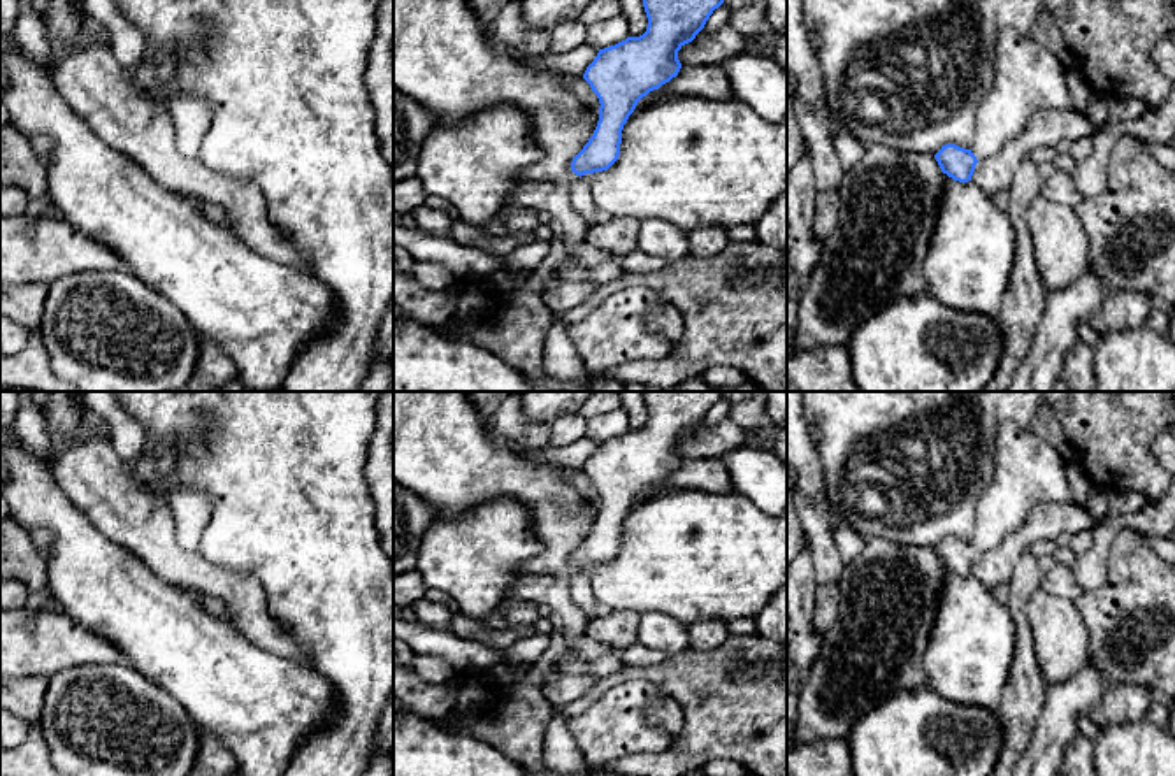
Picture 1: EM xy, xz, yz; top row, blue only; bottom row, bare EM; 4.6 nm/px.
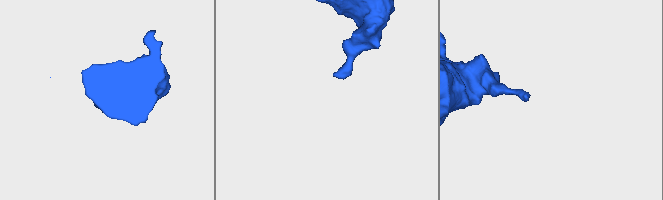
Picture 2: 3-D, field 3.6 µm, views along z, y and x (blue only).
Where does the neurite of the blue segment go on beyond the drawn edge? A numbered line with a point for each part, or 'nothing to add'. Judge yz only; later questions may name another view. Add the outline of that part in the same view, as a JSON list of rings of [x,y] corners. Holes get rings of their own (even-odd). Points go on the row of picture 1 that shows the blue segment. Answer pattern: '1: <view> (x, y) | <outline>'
1: yz (1028, 78) | [[[1015,28],[996,39],[994,83],[977,111],[971,153],[978,162],[1017,139],[1040,109],[1075,109],[1059,58]]]

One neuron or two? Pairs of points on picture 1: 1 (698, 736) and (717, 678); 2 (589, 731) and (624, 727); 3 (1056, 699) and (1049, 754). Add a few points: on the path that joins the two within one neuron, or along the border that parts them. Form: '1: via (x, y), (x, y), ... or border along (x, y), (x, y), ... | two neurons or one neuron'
1: via (712, 722), (717, 717), (717, 692) | one neuron
2: via (598, 731), (615, 727) | one neuron
3: via (1056, 713), (1056, 725), (1049, 740) | one neuron

